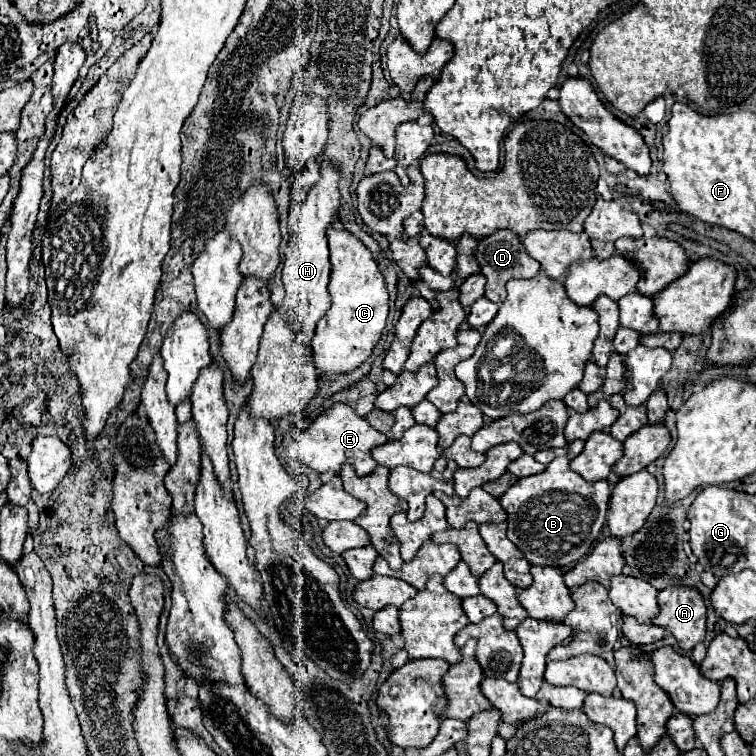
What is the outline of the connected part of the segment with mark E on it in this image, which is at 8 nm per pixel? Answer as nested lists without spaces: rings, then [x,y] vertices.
[[[335,404],[333,408],[323,412],[317,420],[313,420],[313,424],[307,430],[301,430],[293,438],[293,442],[287,446],[287,454],[291,460],[305,464],[319,474],[327,470],[333,470],[335,474],[339,474],[341,466],[349,462],[355,468],[357,476],[367,476],[377,466],[377,462],[371,458],[371,448],[381,446],[385,442],[387,442],[387,436],[373,430],[365,418],[357,416],[353,408],[349,408],[347,404]]]

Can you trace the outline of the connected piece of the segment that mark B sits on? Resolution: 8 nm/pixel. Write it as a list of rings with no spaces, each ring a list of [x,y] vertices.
[[[555,458],[545,472],[521,478],[501,498],[507,512],[507,538],[533,566],[573,568],[593,548],[607,514],[611,488],[605,480],[585,482],[569,468],[567,458]]]

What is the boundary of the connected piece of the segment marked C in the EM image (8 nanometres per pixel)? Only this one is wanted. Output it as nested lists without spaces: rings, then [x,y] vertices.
[[[331,226],[327,230],[327,240],[331,260],[331,280],[327,288],[331,294],[331,306],[317,322],[311,348],[319,374],[335,376],[353,372],[371,356],[387,322],[389,294],[371,252],[351,232]]]

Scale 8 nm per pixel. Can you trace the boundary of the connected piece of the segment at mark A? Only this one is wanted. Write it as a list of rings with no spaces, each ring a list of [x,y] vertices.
[[[665,588],[657,594],[659,614],[651,624],[667,628],[683,650],[691,650],[705,638],[705,602],[695,588]]]

